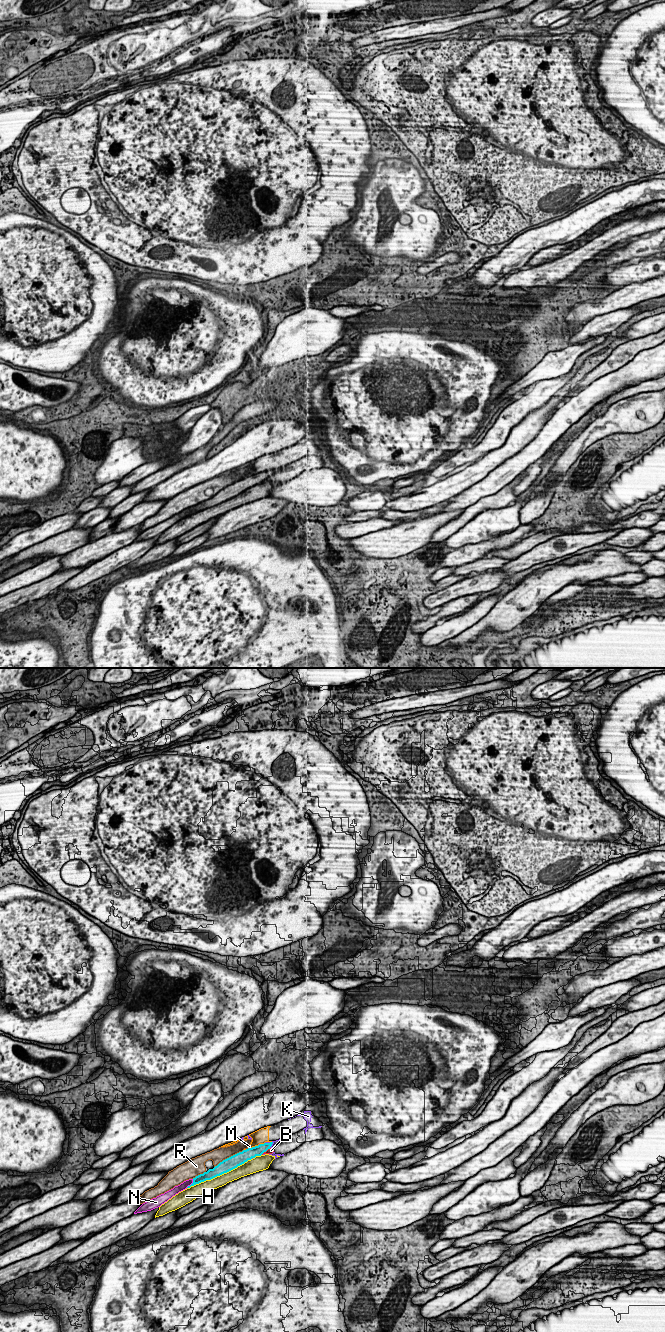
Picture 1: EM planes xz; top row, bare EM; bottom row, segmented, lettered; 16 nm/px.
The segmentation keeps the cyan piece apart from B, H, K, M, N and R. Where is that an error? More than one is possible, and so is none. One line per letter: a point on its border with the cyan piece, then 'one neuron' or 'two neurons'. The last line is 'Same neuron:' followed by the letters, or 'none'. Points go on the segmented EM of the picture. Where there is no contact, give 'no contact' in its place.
B: contact xz (265, 1151); two neurons
H: contact xz (219, 1175); two neurons
K: contact xz (272, 1143); one neuron
M: contact xz (253, 1147); two neurons
N: contact xz (191, 1184); two neurons
R: contact xz (229, 1157); two neurons
Same neuron: K

